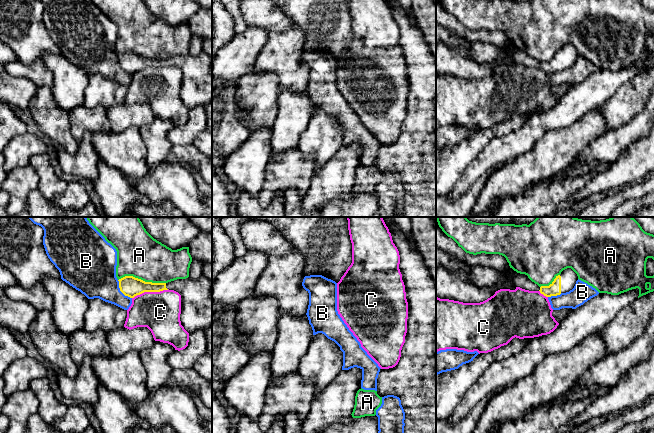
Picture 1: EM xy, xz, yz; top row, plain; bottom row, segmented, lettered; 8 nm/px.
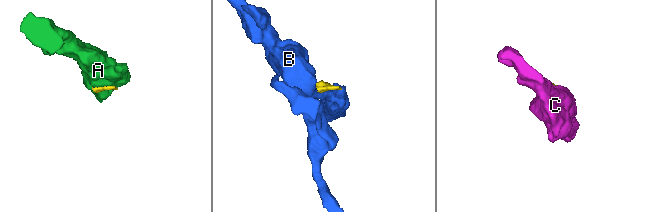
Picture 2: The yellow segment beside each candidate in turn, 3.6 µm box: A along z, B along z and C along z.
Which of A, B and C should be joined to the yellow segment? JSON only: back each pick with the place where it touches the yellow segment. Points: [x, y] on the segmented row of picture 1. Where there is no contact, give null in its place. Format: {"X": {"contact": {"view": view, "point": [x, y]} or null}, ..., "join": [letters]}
{"join": []}

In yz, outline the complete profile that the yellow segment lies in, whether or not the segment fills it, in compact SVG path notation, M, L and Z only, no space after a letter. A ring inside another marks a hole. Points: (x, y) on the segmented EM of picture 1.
M436 248L436 268L439 267L444 267L452 272L462 268L467 273L469 280L478 287L490 288L500 280L512 278L516 287L529 291L539 291L546 297L557 296L561 293L569 292L574 288L578 280L577 274L571 268L567 268L563 270L560 275L556 276L549 286L539 287L532 282L527 275L517 273L512 268L504 272L499 272L490 267L470 266L457 256L452 256Z

